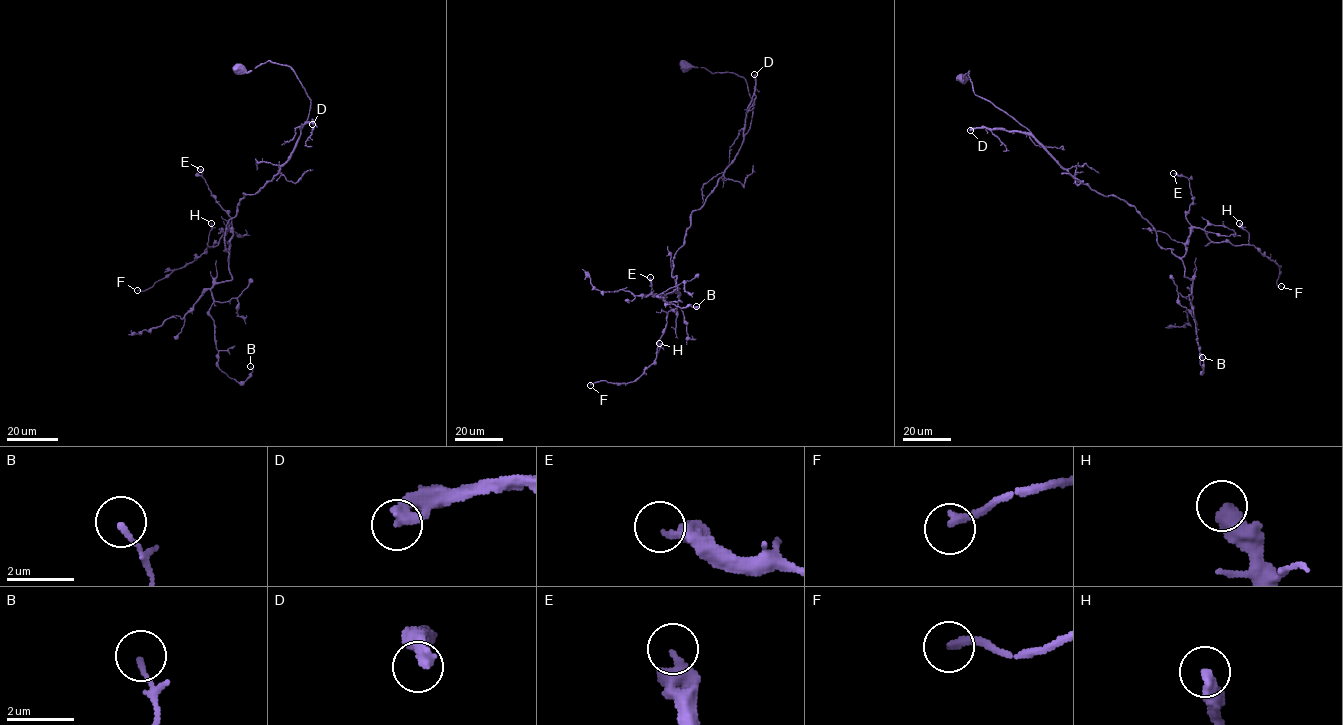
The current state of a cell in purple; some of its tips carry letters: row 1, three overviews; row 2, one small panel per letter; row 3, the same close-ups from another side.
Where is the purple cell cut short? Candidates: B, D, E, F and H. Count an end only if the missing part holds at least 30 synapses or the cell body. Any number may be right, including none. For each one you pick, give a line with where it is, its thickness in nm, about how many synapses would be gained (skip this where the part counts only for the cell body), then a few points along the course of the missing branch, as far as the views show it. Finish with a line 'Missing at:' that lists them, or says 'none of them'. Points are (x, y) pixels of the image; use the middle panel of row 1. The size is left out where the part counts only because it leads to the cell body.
D: place (754, 74); calibre 460 nm; 160 synapses
F: place (590, 385); calibre 240 nm; 35 synapses; course (590, 385), (580, 386), (572, 379)
Missing at: D, F

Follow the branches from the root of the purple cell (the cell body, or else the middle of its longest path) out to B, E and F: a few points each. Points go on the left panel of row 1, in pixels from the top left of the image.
B: (237, 68), (287, 65), (310, 99), (211, 290), (218, 366), (250, 366)
E: (237, 68), (288, 65), (310, 107), (291, 156), (244, 193), (228, 221), (228, 260), (231, 218), (200, 169)
F: (237, 68), (271, 61), (294, 72), (310, 99), (297, 144), (239, 201), (228, 260), (231, 228), (137, 290)

